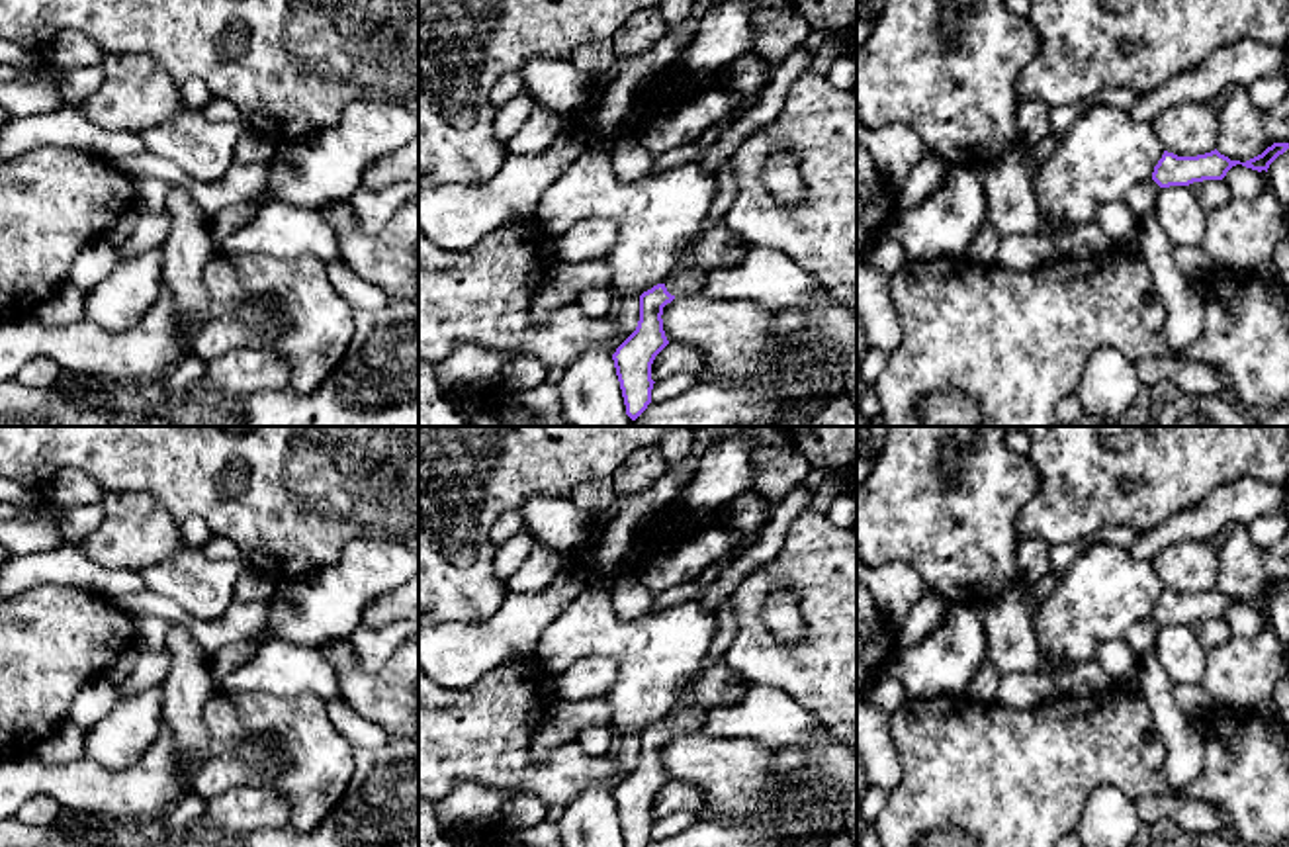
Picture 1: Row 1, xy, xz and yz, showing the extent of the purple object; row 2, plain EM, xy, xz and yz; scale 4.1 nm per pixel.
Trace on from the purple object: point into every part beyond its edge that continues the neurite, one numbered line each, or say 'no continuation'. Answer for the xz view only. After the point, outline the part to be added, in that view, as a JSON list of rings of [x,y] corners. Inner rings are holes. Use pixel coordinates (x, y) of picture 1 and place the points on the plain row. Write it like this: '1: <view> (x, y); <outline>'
1: xz (687, 718); [[[726,601],[718,608],[716,620],[718,620],[716,636],[702,661],[700,673],[704,669],[708,669],[712,663],[716,663],[718,659],[722,659],[724,651],[730,647],[730,644],[737,632],[735,610],[730,601]],[[694,675],[692,681],[681,691],[681,694],[677,698],[677,712],[669,714],[663,720],[667,730],[675,736],[696,734],[706,720],[708,710],[700,710],[700,708],[692,706],[694,685],[698,681],[698,675]]]

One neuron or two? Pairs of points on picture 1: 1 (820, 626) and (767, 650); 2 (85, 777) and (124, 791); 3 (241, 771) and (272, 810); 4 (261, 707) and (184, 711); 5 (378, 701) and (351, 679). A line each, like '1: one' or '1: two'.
1: one
2: one
3: two
4: two
5: one

